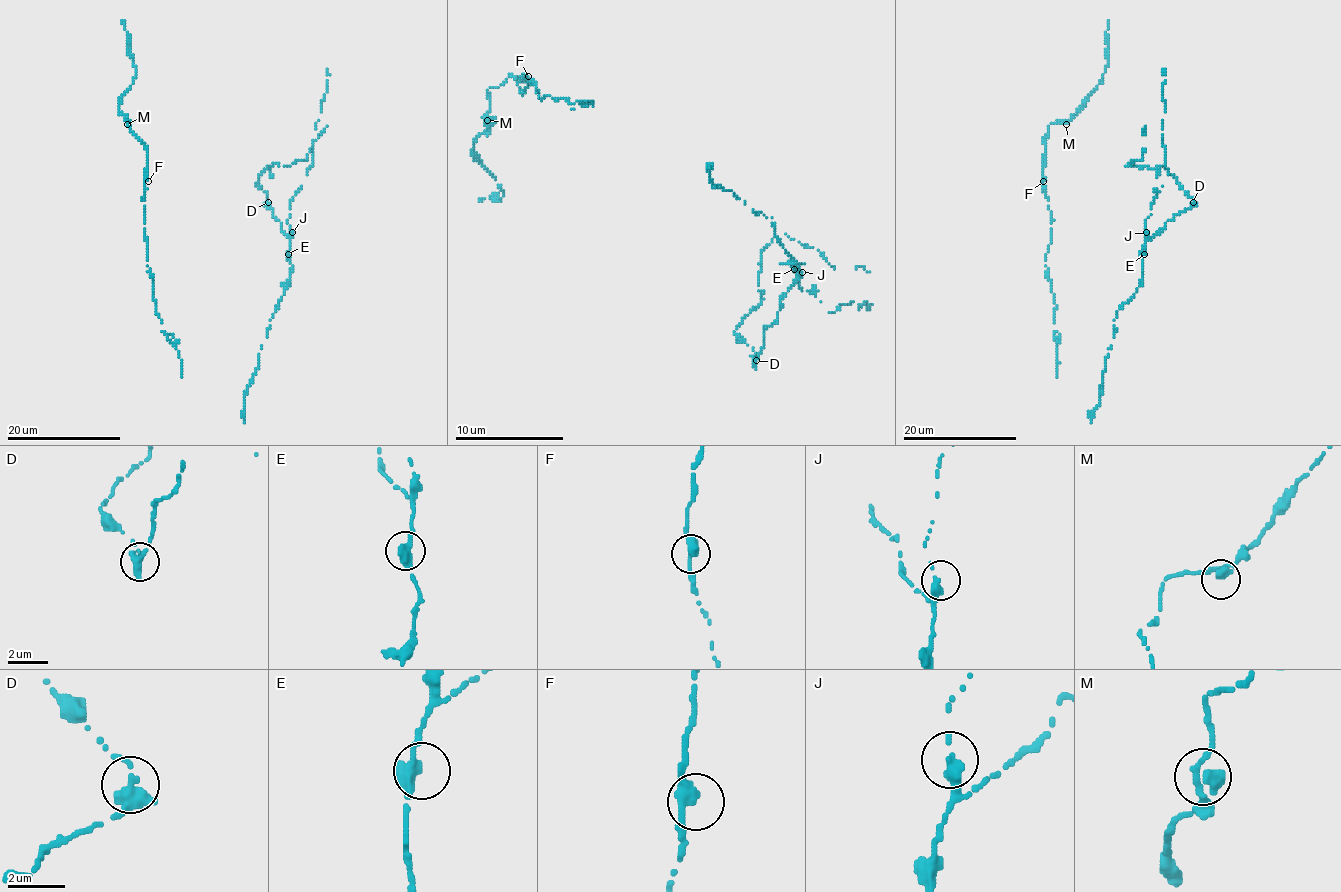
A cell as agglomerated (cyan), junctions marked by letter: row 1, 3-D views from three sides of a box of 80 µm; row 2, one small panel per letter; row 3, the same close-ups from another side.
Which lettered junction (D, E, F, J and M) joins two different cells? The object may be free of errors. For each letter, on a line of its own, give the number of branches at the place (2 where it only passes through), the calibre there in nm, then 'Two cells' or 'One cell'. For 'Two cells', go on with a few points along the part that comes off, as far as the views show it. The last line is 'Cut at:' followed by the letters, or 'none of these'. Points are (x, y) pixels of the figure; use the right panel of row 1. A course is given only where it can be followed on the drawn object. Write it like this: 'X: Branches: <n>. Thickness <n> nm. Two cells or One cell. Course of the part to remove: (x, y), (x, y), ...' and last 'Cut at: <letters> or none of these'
D: Branches: 1. Thickness 550 nm. Two cells
E: Branches: 2. Thickness 380 nm. One cell
F: Branches: 2. Thickness 360 nm. One cell
J: Branches: 1. Thickness 480 nm. One cell
M: Branches: 2. Thickness 320 nm. One cell
Cut at: D

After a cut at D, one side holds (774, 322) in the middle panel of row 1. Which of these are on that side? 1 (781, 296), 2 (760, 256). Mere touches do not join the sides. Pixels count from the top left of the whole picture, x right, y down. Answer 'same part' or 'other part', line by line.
1: same part
2: other part

